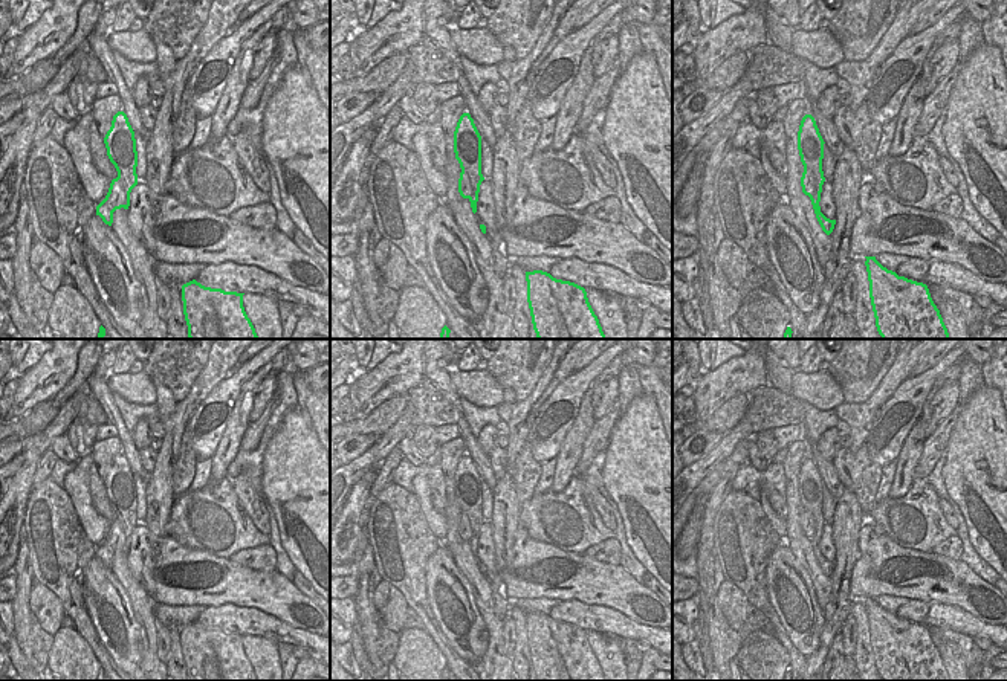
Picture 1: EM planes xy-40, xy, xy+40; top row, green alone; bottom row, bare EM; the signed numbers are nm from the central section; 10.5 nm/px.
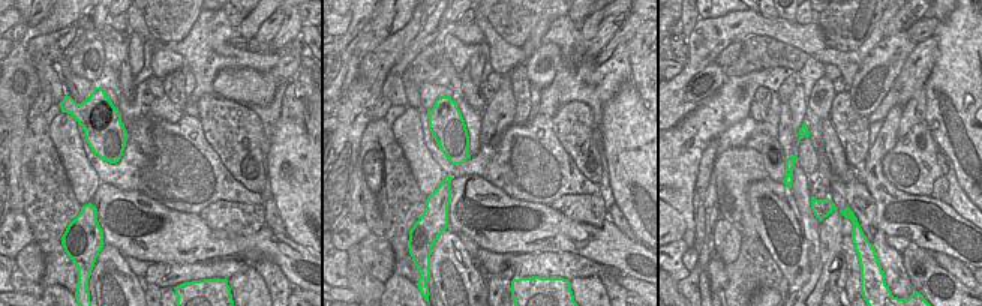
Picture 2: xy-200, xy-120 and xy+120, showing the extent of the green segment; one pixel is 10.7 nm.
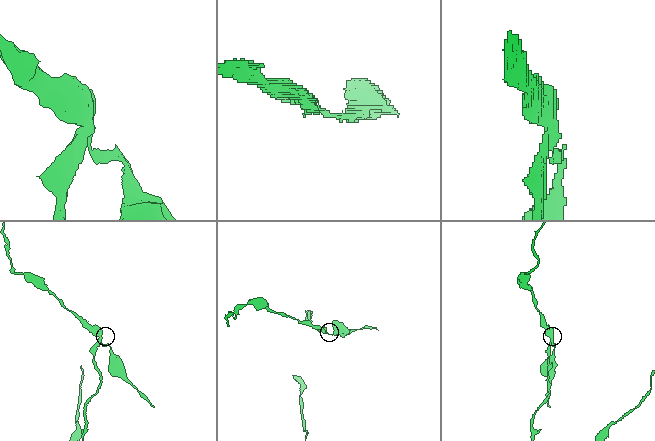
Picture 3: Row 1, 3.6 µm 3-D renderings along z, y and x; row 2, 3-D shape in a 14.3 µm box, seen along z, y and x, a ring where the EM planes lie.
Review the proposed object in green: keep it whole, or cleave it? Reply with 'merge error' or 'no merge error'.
merge error

